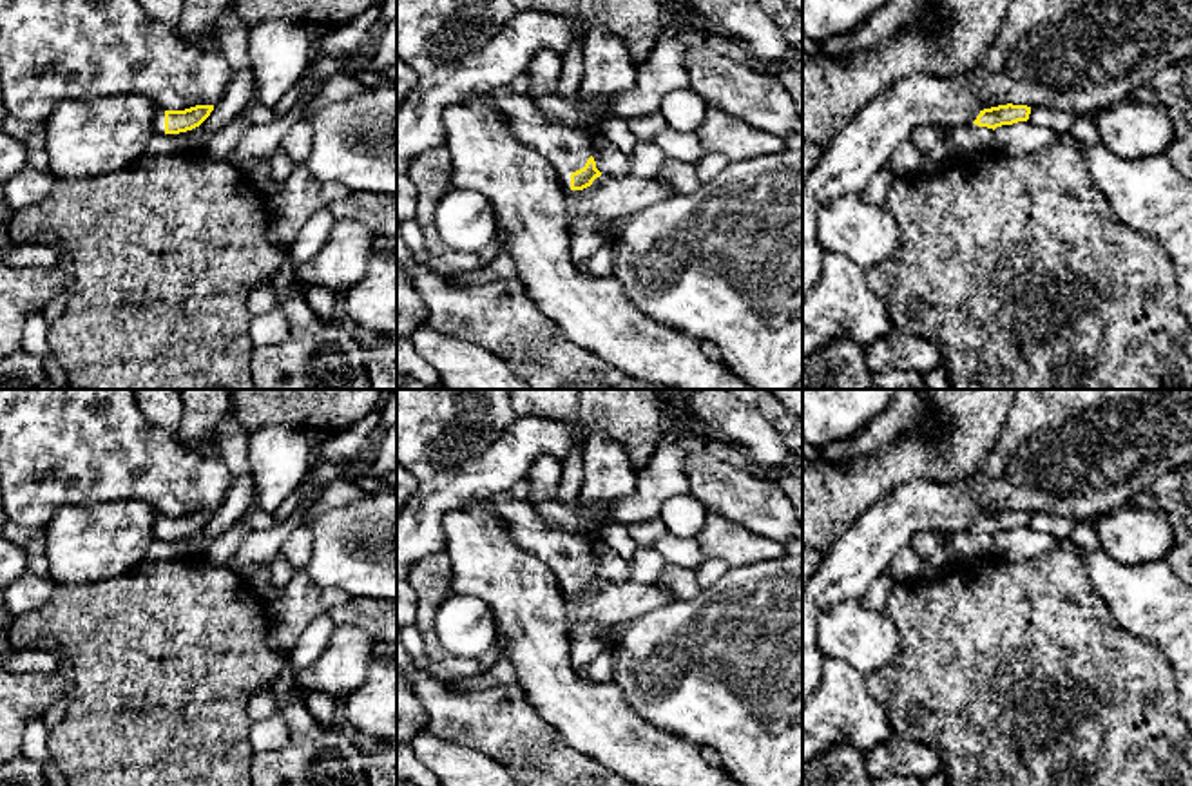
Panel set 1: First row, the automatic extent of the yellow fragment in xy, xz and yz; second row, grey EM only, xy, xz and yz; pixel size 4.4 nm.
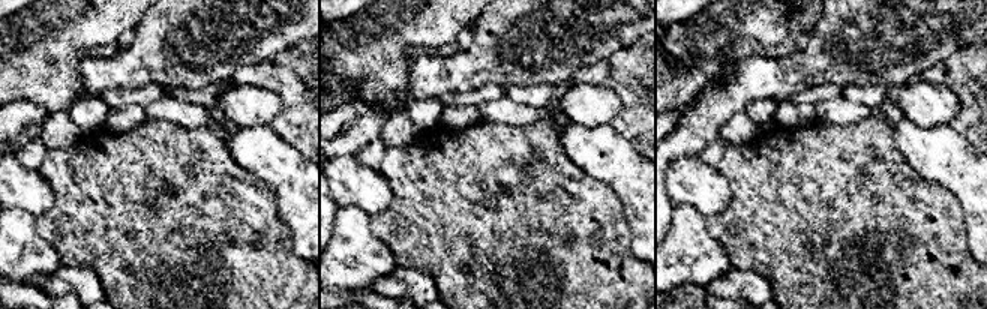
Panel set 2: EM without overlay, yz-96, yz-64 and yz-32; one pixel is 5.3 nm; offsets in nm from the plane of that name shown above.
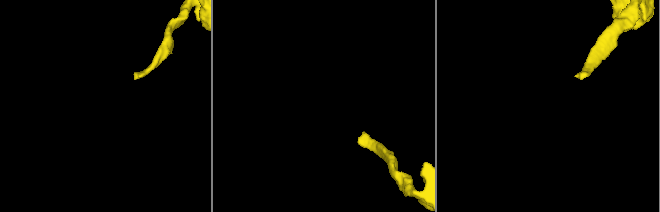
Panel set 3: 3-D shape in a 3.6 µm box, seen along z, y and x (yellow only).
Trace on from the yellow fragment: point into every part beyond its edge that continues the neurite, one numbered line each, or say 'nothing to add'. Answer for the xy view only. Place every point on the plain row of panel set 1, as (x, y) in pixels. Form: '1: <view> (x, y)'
1: xy (158, 531)

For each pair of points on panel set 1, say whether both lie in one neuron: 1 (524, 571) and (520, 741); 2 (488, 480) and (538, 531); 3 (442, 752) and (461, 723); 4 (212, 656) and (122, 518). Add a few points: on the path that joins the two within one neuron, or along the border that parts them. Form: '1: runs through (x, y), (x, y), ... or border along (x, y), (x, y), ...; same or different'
1: border along (515, 683), (549, 723); different
2: border along (508, 489), (488, 498); different
3: border along (428, 730), (480, 750), (490, 757); different
4: border along (136, 567), (96, 582); different

